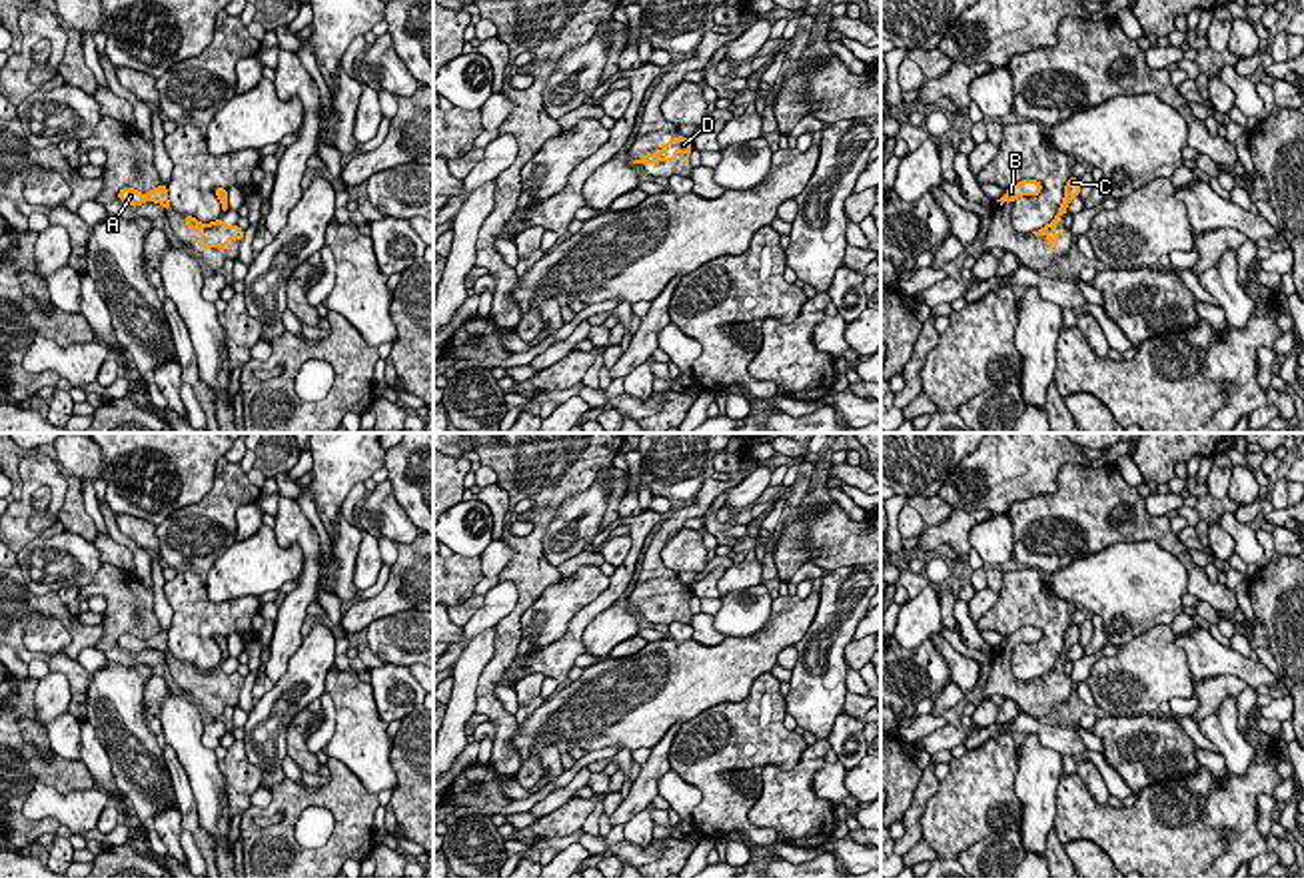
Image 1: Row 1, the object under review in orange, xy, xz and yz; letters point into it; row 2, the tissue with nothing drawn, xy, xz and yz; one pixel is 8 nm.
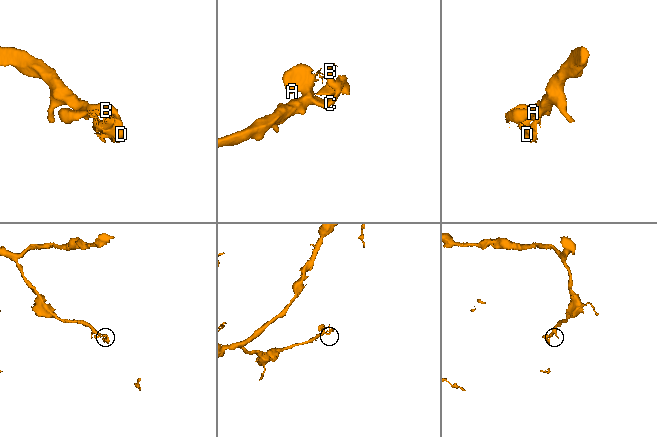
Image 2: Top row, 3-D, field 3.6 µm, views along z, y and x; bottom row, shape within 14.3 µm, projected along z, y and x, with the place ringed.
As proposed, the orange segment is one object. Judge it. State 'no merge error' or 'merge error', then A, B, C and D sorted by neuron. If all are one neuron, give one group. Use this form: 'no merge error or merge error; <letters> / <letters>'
no merge error; A B C D

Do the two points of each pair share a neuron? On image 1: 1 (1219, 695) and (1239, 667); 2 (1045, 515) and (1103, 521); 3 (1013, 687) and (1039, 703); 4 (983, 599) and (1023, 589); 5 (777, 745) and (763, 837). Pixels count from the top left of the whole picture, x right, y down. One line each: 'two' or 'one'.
1: two
2: one
3: one
4: two
5: one

